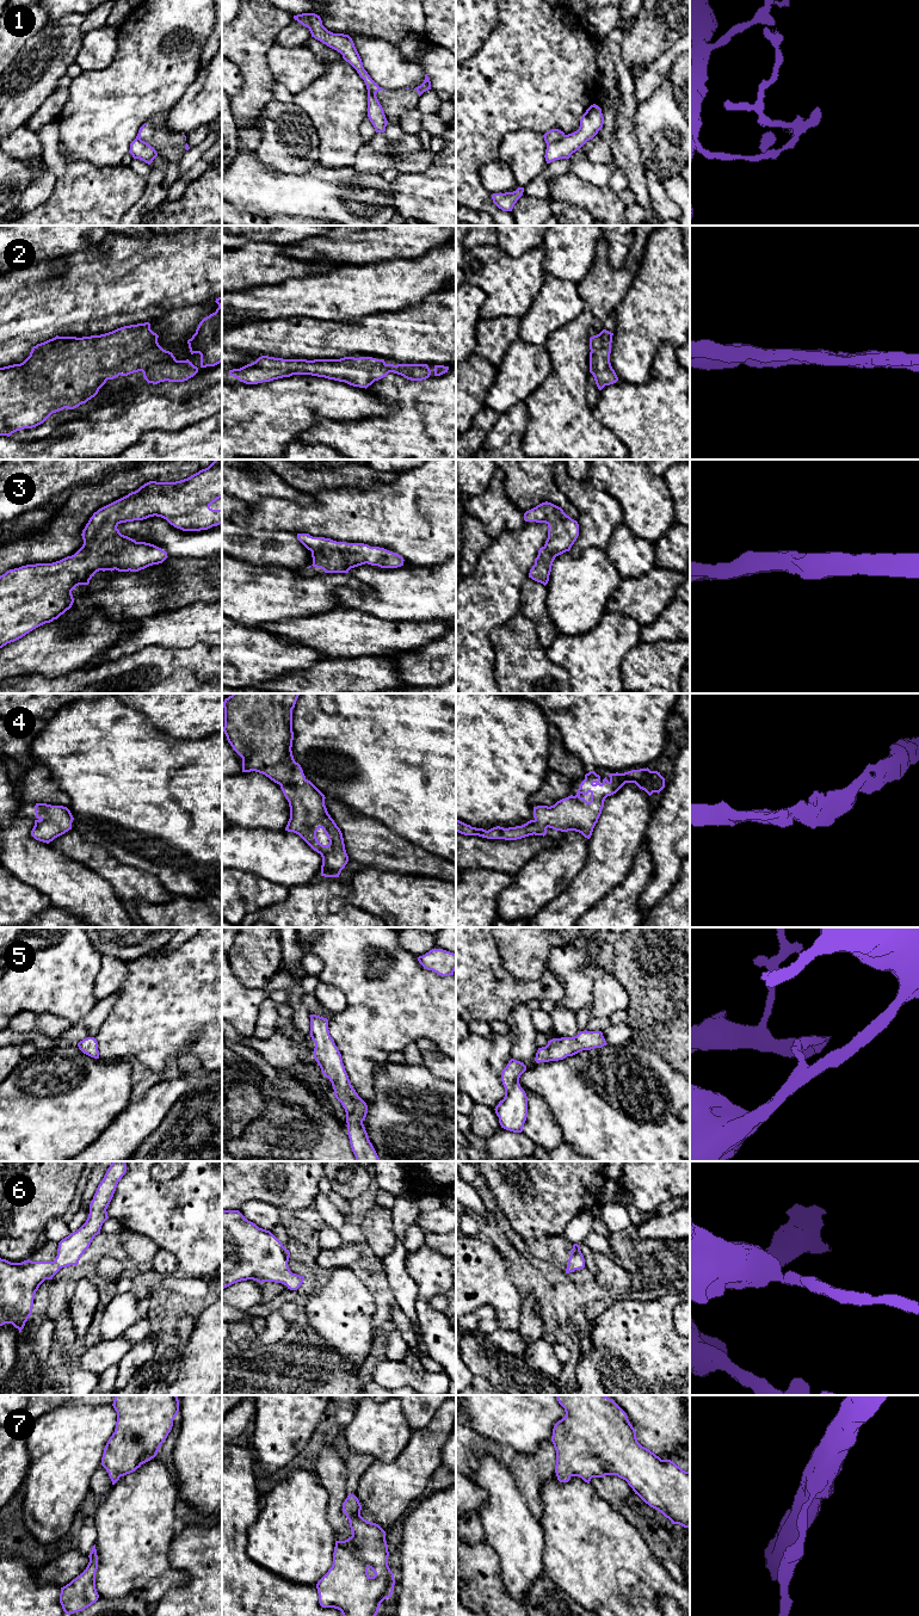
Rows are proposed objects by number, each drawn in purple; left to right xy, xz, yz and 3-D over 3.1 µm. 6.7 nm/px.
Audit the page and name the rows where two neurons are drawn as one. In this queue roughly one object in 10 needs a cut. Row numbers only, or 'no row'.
1

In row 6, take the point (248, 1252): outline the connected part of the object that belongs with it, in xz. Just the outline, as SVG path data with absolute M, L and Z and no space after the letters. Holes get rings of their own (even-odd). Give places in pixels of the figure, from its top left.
M222 1210L222 1290L247 1279L282 1283L290 1290L297 1290L304 1276L290 1271L289 1257L289 1250L270 1230L259 1228L239 1210Z

